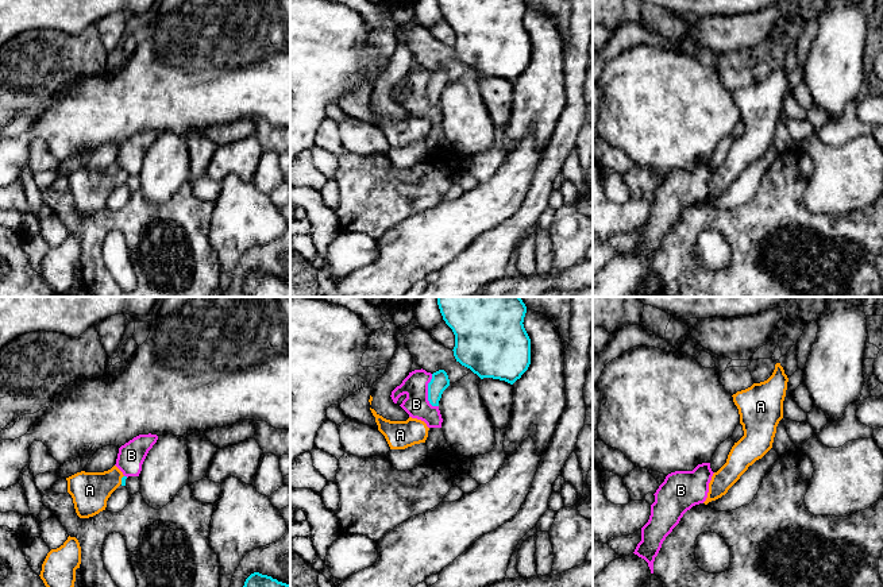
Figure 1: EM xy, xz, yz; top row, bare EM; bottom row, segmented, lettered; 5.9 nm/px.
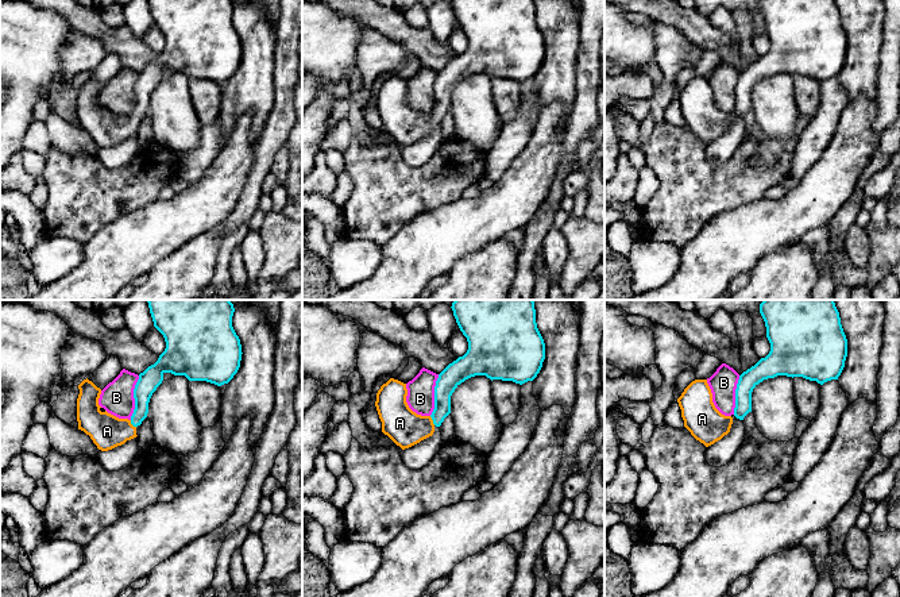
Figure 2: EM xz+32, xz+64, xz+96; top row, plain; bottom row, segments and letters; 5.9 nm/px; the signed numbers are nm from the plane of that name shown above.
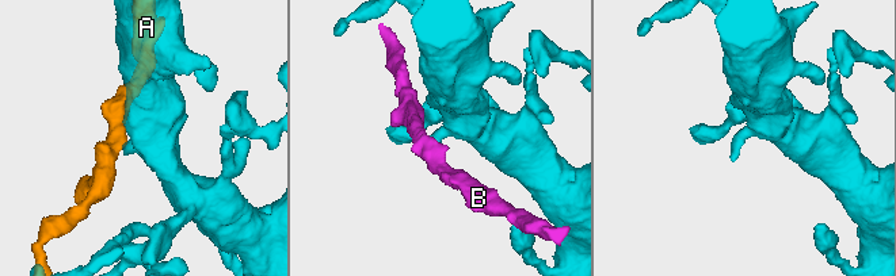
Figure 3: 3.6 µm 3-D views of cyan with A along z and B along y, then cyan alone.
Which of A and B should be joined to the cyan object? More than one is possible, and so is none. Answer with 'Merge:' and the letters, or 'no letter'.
Merge: A

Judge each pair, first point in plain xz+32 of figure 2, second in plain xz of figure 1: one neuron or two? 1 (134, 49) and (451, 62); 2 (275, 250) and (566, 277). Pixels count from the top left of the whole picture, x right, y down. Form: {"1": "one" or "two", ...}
{"1": "one", "2": "two"}

